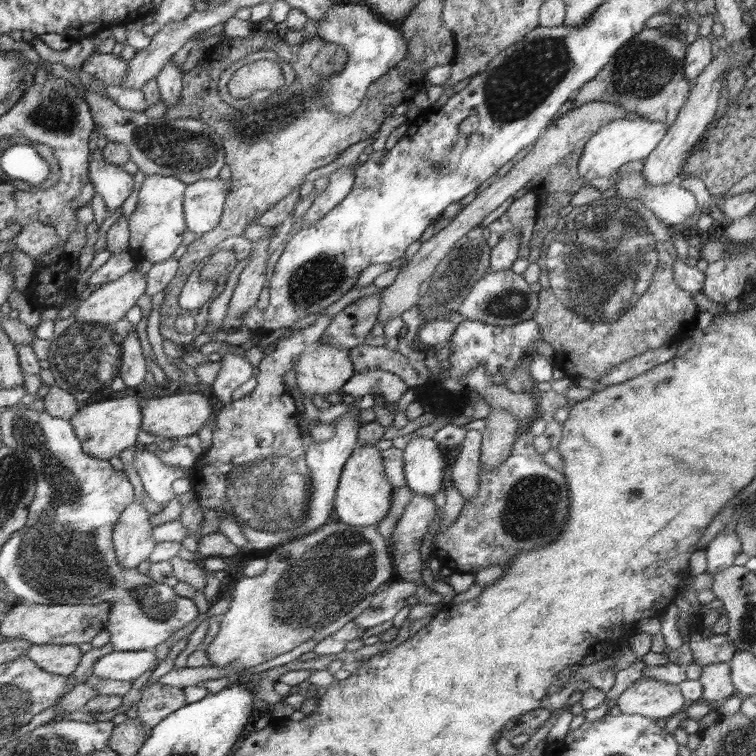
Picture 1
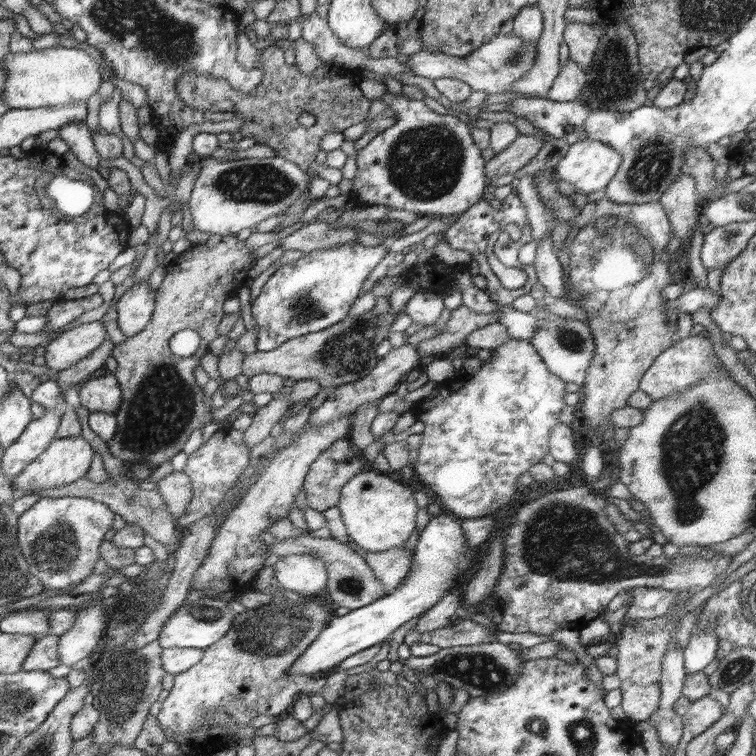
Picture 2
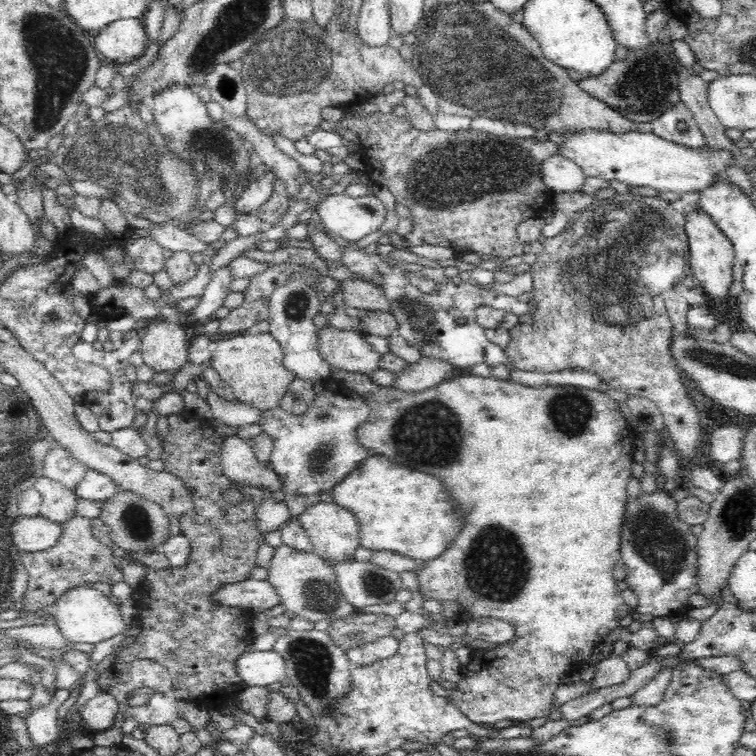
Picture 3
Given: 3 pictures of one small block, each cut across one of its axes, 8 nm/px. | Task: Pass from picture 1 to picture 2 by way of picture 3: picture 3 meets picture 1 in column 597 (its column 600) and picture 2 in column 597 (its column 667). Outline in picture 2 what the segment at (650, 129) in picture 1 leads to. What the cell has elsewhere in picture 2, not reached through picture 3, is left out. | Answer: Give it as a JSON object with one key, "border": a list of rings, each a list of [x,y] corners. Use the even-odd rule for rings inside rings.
{"border":[[[583,140],[570,145],[554,172],[562,181],[574,186],[576,192],[587,195],[605,190],[615,179],[622,155],[599,140]]]}

